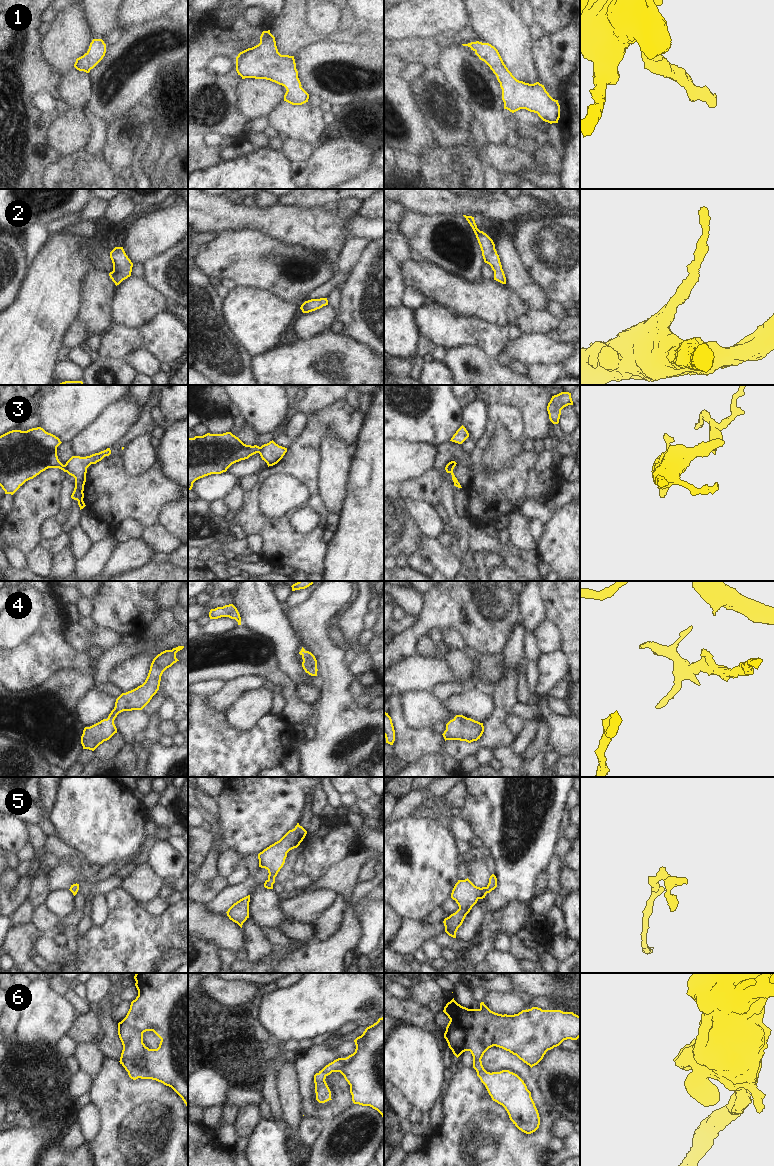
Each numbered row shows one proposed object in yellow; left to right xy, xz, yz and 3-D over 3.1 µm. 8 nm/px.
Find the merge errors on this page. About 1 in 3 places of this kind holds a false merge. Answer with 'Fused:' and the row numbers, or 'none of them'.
Fused: 3

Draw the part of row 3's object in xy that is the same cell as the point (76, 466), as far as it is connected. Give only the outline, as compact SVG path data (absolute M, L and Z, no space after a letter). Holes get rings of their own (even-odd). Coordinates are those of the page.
M107 448L104 451L86 457L72 456L64 465L64 472L67 472L69 475L75 478L75 488L71 495L71 498L78 501L80 510L86 506L83 501L83 491L86 482L87 468L91 464L96 464L105 456L109 456L110 454L111 450L110 448Z

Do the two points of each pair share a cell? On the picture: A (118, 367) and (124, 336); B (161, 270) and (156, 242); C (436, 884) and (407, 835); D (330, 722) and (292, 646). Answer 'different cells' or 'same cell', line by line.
A: different cells
B: different cells
C: same cell
D: different cells

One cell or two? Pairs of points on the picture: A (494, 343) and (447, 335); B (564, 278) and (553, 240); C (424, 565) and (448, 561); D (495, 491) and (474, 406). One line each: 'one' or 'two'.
A: one
B: one
C: two
D: two

